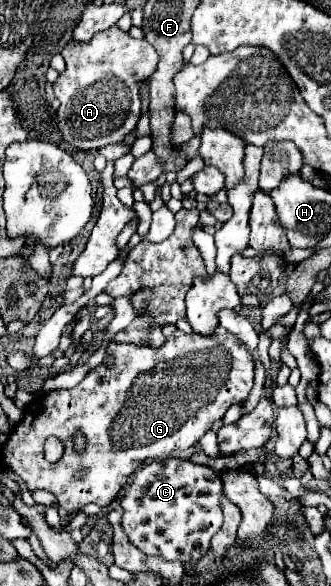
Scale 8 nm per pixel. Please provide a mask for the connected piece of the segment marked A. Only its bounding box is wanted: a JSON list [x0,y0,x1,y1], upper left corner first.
[54,24,156,150]

